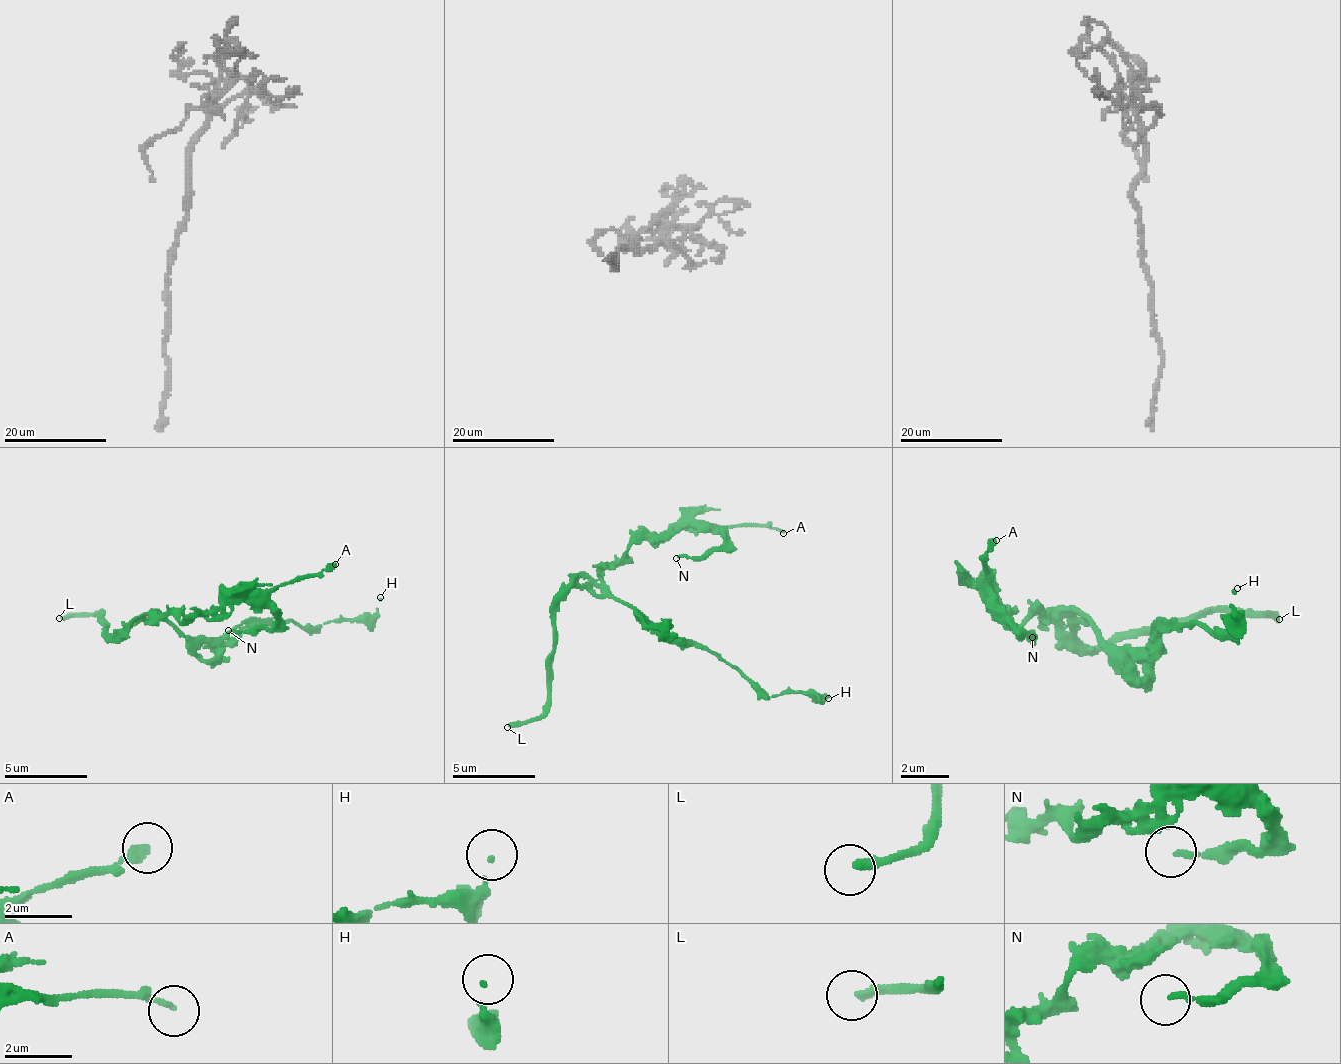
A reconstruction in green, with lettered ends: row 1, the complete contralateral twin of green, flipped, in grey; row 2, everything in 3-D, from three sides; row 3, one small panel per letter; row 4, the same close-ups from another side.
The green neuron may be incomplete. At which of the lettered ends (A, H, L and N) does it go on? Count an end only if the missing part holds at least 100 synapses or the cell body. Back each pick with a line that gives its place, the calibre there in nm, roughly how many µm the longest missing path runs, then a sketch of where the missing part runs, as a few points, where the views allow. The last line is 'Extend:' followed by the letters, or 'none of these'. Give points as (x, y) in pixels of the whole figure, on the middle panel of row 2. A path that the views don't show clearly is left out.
L: Place: (507, 727). Thickness 260 nm. Missing length about 70 µm
Extend: L

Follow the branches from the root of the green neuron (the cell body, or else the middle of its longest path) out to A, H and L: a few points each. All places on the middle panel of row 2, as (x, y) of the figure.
A: (626, 603), (610, 591), (601, 574), (647, 537), (729, 525), (771, 525), (783, 533)
H: (626, 603), (663, 632), (705, 644), (738, 665), (771, 694), (828, 694), (828, 698)
L: (626, 603), (577, 587), (560, 599), (548, 661), (548, 706), (507, 727)

